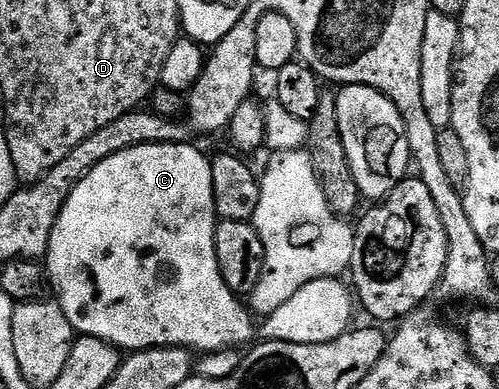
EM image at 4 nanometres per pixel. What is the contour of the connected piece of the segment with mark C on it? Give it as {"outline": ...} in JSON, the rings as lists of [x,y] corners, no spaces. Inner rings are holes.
{"outline":[[[179,140],[155,142],[154,144],[131,146],[102,160],[102,164],[95,166],[70,192],[70,196],[54,224],[54,232],[50,236],[46,255],[46,274],[50,279],[51,289],[52,286],[56,289],[55,297],[66,312],[72,329],[80,336],[101,338],[103,342],[109,342],[111,346],[124,352],[154,350],[157,346],[183,346],[192,352],[197,352],[196,350],[228,350],[231,346],[245,345],[244,347],[247,347],[253,341],[253,339],[251,340],[253,315],[245,303],[245,307],[240,303],[243,301],[238,297],[236,291],[224,282],[216,255],[217,221],[212,164],[209,155],[204,155],[198,147],[187,146],[186,143],[179,142]]]}

